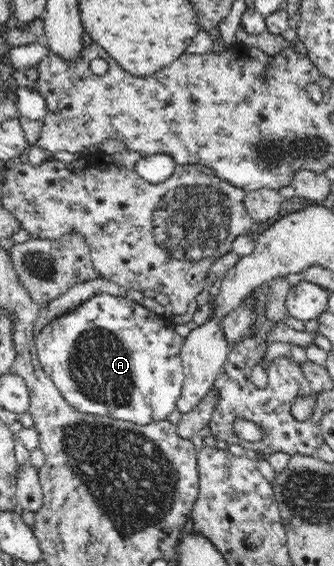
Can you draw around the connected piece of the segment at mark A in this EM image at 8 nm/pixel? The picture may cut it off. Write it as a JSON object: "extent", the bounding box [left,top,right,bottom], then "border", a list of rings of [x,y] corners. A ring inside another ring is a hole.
{"extent":[35,294,185,425],"border":[[[100,294],[88,297],[76,309],[68,311],[49,324],[45,325],[40,333],[35,335],[35,343],[38,349],[38,360],[44,368],[46,375],[56,384],[56,388],[64,396],[64,399],[76,410],[83,414],[89,413],[94,415],[103,415],[112,419],[130,421],[138,425],[148,425],[152,421],[164,421],[166,417],[177,408],[177,399],[182,391],[185,375],[181,362],[181,350],[184,344],[185,337],[180,336],[170,318],[160,313],[152,312],[147,307],[140,305],[137,301],[130,297],[113,296],[110,294]]]}

